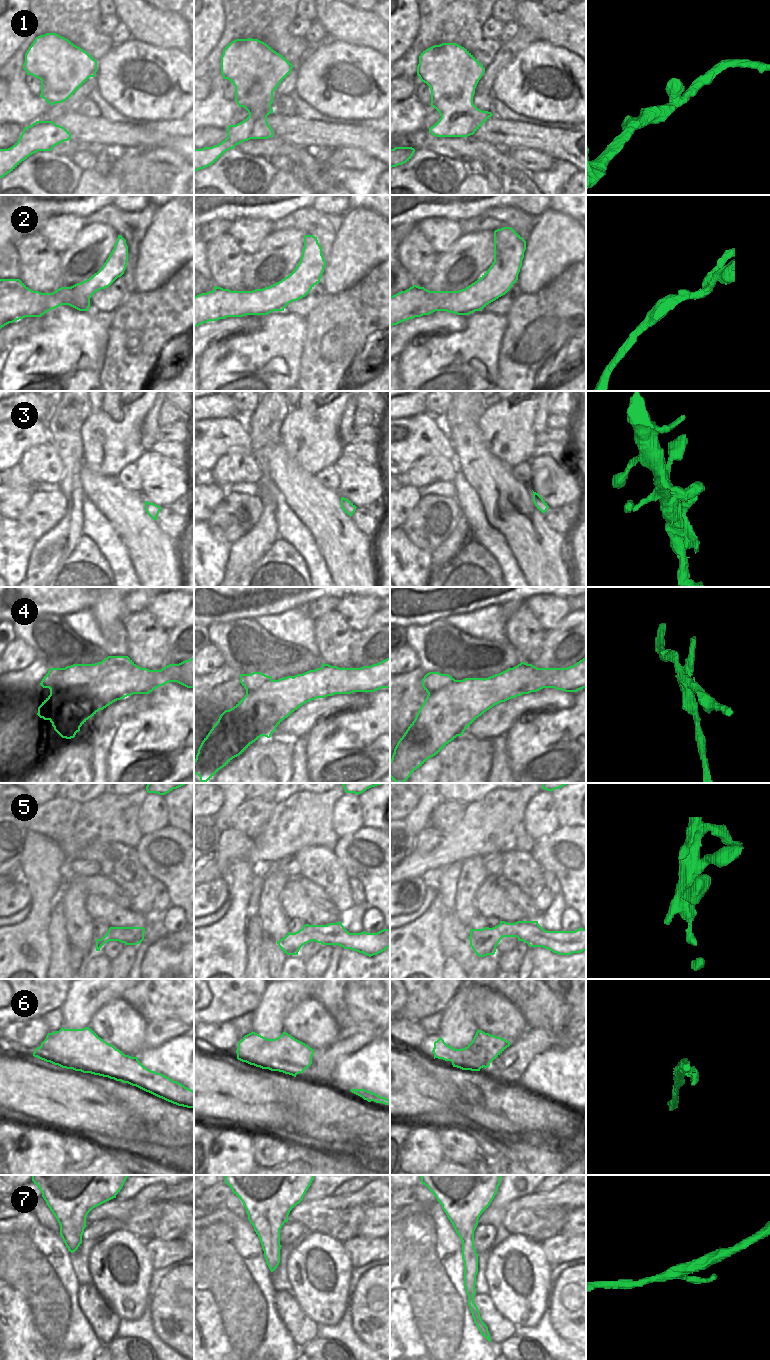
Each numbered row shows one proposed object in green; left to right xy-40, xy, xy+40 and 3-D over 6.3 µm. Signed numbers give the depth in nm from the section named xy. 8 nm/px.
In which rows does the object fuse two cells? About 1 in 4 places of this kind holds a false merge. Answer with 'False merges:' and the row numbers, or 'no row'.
False merges: 2, 4, 6

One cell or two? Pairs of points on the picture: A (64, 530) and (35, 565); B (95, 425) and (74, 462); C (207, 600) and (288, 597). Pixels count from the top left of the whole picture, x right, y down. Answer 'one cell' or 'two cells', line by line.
A: one cell
B: two cells
C: one cell

